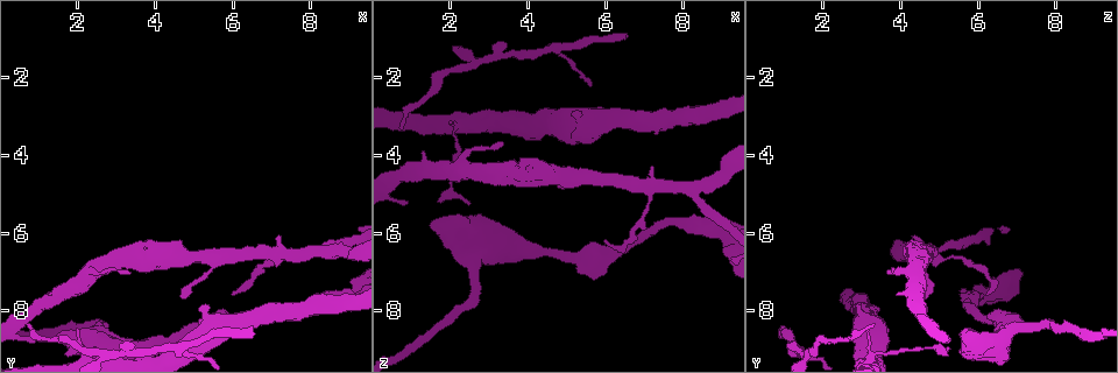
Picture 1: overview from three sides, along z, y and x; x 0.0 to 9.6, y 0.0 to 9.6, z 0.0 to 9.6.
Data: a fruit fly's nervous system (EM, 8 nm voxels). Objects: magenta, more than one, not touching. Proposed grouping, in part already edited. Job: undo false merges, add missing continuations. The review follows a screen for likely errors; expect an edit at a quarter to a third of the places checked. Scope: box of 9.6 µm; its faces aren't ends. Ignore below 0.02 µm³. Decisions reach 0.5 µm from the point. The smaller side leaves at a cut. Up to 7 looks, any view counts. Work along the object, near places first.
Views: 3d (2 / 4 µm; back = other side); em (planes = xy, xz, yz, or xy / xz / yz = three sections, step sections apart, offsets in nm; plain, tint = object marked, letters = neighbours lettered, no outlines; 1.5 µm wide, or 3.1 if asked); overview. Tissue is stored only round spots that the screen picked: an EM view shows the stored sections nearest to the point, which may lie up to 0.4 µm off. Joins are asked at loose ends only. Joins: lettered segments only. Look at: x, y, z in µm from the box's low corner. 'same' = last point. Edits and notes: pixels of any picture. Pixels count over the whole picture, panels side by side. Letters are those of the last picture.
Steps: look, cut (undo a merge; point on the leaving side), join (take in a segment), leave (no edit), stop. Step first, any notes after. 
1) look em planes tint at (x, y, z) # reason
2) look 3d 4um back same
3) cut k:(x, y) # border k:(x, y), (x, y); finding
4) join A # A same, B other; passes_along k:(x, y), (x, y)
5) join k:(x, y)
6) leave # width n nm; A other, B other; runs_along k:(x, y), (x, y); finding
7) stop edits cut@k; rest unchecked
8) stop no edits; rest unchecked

look 3d 4um at (7.20, 6.10, 4.30) # branch stops here

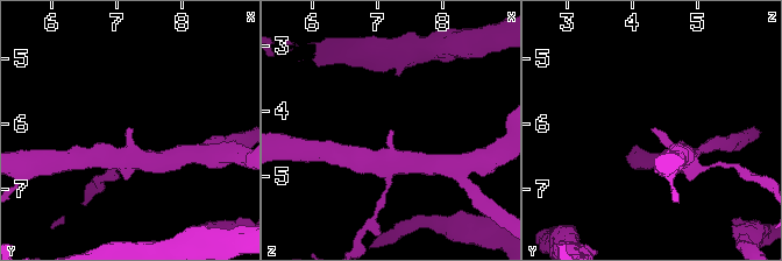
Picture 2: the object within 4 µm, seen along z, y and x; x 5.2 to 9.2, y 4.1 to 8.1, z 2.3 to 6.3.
look em yz step 4 tint at (7.15, 6.10, 4.30) # now the EM

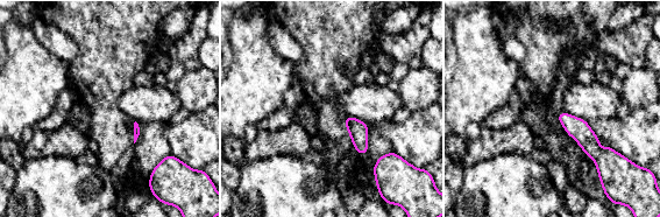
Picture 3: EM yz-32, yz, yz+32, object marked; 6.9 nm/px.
look em planes letters same # cut it another way

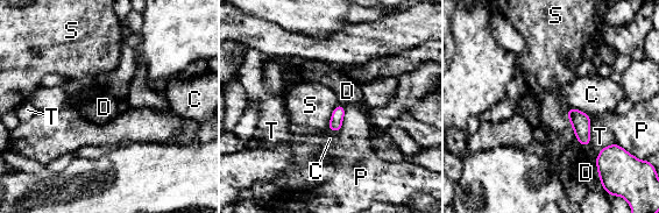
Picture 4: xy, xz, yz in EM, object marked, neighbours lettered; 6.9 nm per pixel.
leave # C other, D other, P other, S other, T other; border 4:(569, 107), (567, 118), (575, 136); none of them fits

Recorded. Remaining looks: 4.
look 3d 4um at (6.50, 8.45, 0.95) # free end

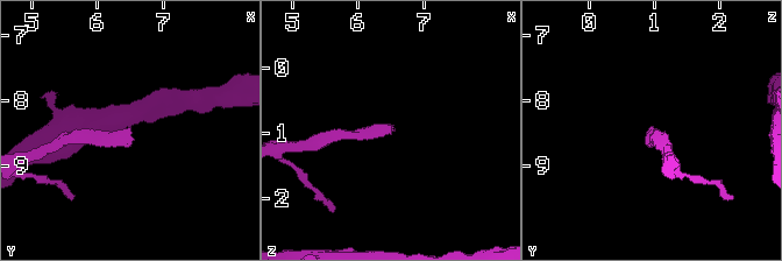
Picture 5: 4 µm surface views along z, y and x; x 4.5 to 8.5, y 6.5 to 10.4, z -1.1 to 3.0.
look em xz step 8 tint at (6.45, 8.40, 1.00)

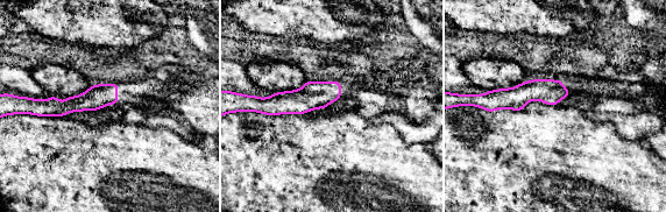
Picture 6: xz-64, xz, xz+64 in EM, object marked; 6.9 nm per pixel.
look em planes letters same # cut it another way

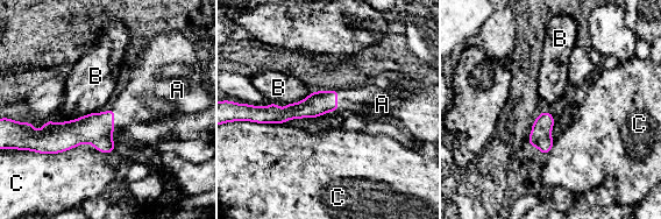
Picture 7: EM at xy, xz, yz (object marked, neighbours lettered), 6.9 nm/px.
join A # A same, B other, C other; the neuron continues

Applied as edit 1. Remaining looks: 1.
stop edits join@7; rest unchecked

